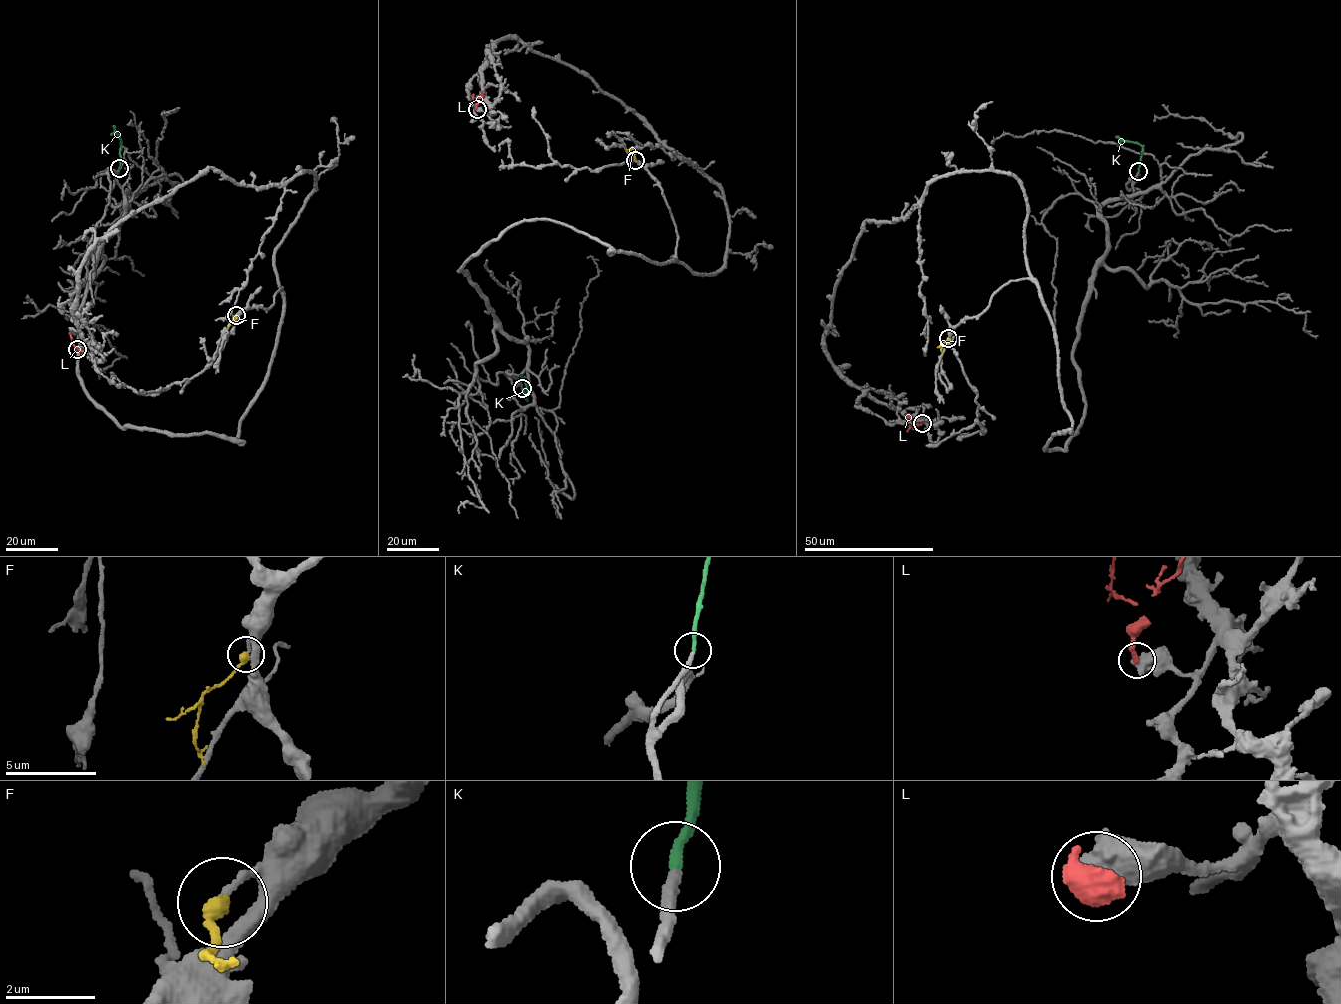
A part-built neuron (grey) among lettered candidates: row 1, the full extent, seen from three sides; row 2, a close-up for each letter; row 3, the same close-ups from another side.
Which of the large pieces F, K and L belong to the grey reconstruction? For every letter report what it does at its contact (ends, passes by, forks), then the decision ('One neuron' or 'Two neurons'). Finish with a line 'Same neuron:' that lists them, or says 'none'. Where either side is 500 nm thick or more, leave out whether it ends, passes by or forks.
F: It ends there. Two neurons
K: It ends there. One neuron
L: Two neurons
Same neuron: K

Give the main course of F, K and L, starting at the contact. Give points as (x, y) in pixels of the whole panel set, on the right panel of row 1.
F: (948, 338), (942, 344), (942, 354)
K: (1138, 172), (1142, 147), (1115, 136)
L: (922, 423), (915, 424), (905, 414)

